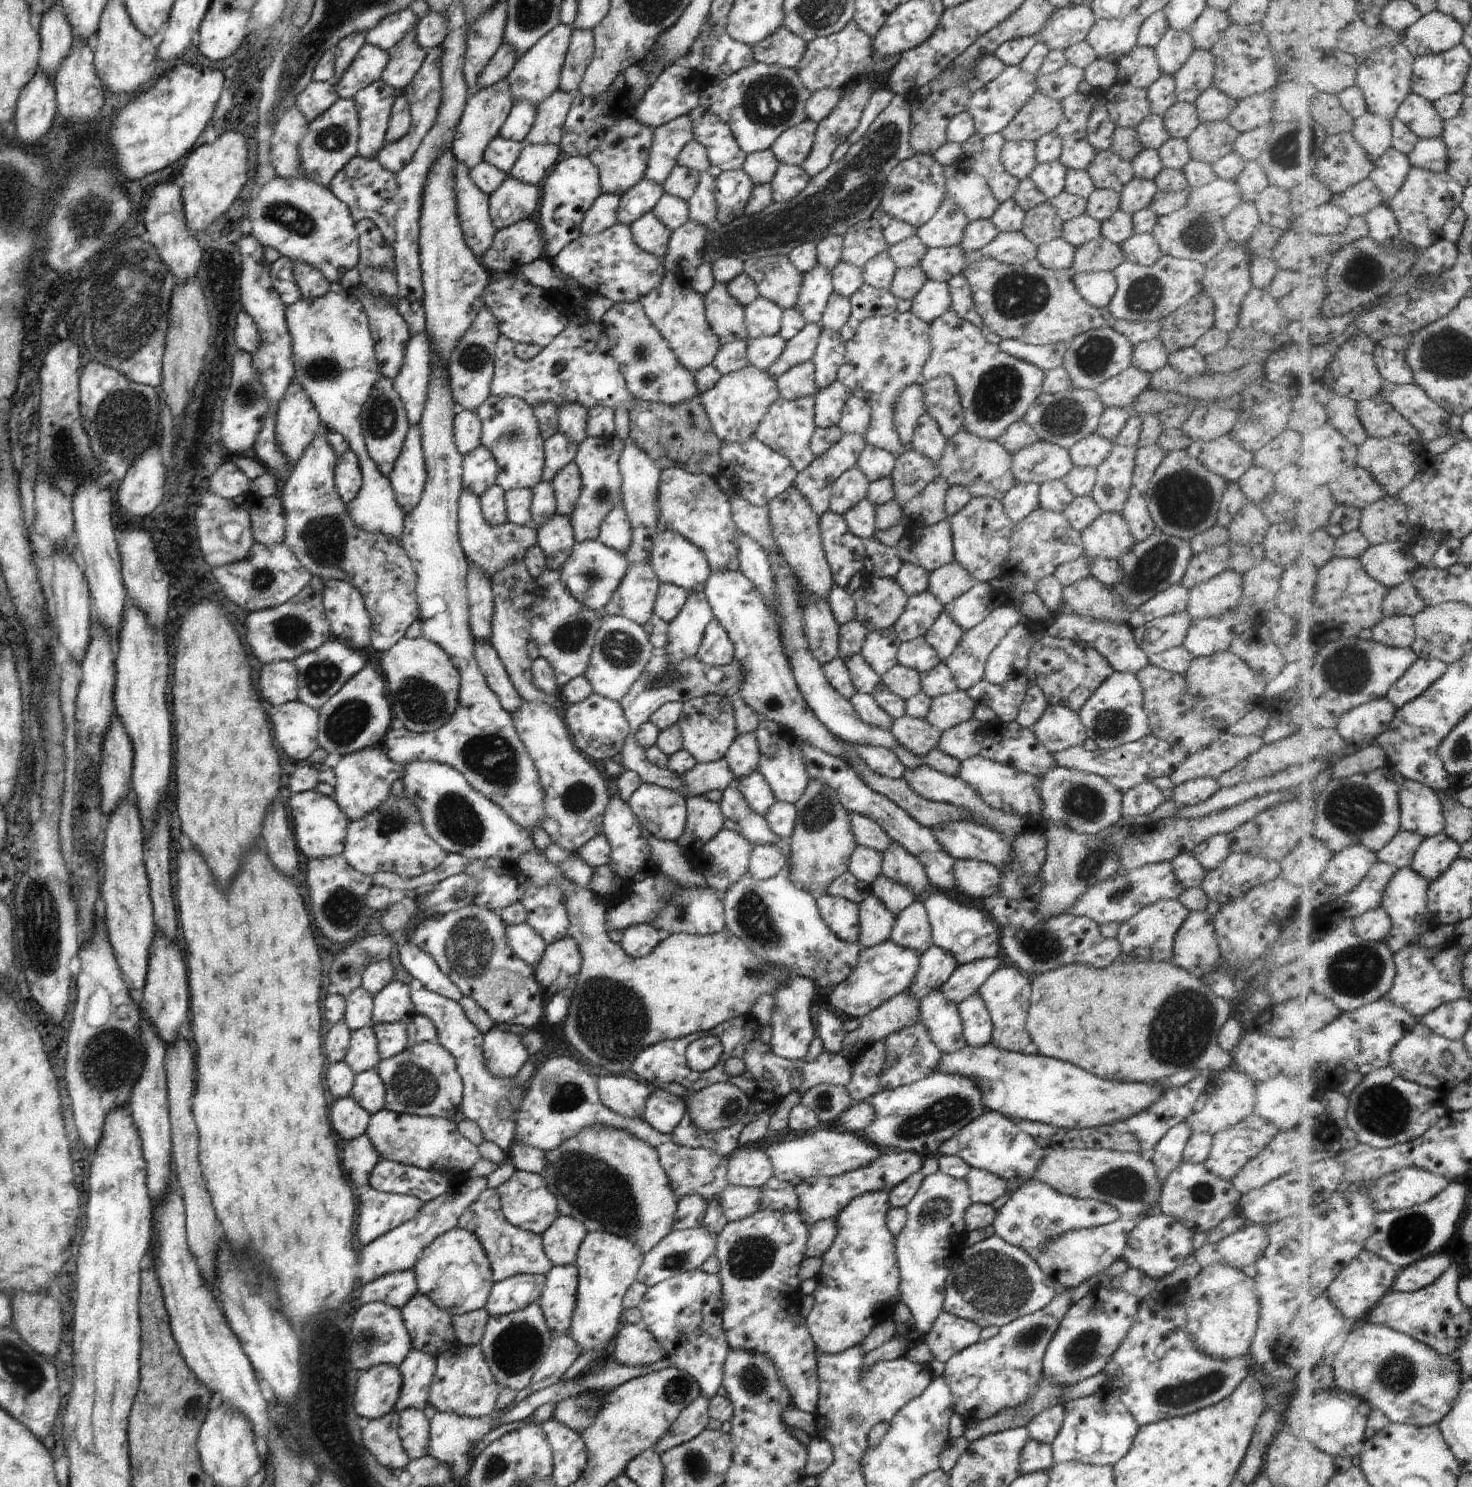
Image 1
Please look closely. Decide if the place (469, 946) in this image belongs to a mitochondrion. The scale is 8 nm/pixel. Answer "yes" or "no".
yes

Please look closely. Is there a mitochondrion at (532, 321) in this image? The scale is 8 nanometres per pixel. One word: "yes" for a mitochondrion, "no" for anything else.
no

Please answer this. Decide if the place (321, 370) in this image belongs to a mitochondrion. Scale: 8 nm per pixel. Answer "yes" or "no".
yes

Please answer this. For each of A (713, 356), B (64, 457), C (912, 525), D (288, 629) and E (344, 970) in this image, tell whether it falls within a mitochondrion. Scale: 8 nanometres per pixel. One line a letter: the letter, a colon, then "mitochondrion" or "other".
A: other
B: mitochondrion
C: other
D: mitochondrion
E: other

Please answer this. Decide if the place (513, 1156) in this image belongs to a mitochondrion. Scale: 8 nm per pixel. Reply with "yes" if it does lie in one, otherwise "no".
no

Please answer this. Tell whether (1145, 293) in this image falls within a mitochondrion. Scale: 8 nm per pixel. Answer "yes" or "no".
yes

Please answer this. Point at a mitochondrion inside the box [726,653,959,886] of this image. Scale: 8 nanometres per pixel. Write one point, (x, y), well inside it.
(817, 813)

